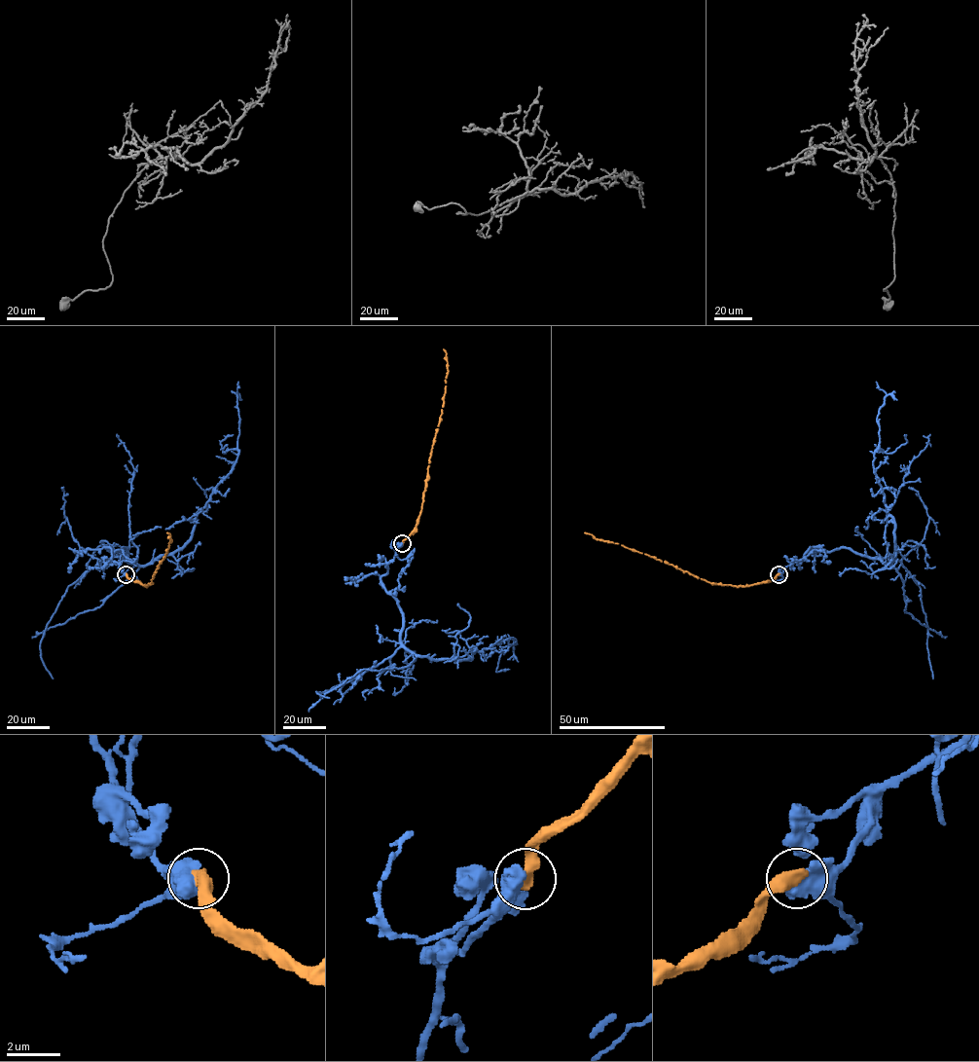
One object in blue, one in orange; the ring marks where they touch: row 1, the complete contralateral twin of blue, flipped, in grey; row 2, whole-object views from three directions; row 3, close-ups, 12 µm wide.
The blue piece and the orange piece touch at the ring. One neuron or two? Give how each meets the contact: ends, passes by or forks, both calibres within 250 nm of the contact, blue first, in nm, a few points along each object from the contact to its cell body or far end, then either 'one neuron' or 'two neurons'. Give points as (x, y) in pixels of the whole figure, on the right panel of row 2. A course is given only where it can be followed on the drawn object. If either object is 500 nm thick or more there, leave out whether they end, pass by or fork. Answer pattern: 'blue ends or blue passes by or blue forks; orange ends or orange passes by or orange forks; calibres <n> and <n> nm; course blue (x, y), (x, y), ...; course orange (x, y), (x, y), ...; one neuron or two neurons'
calibres 750 and 500 nm; course blue (779, 573), (813, 546), (894, 559), (894, 520), (873, 466), (886, 394), (876, 382); course orange (779, 573), (769, 581), (745, 586), (714, 584), (665, 561), (584, 532); two neurons

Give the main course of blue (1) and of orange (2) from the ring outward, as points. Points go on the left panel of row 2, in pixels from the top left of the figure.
1: (126, 573), (104, 546), (124, 548), (125, 558), (141, 566), (172, 555), (234, 466), (238, 382)
2: (126, 573), (145, 586), (151, 583), (171, 541), (167, 532)

